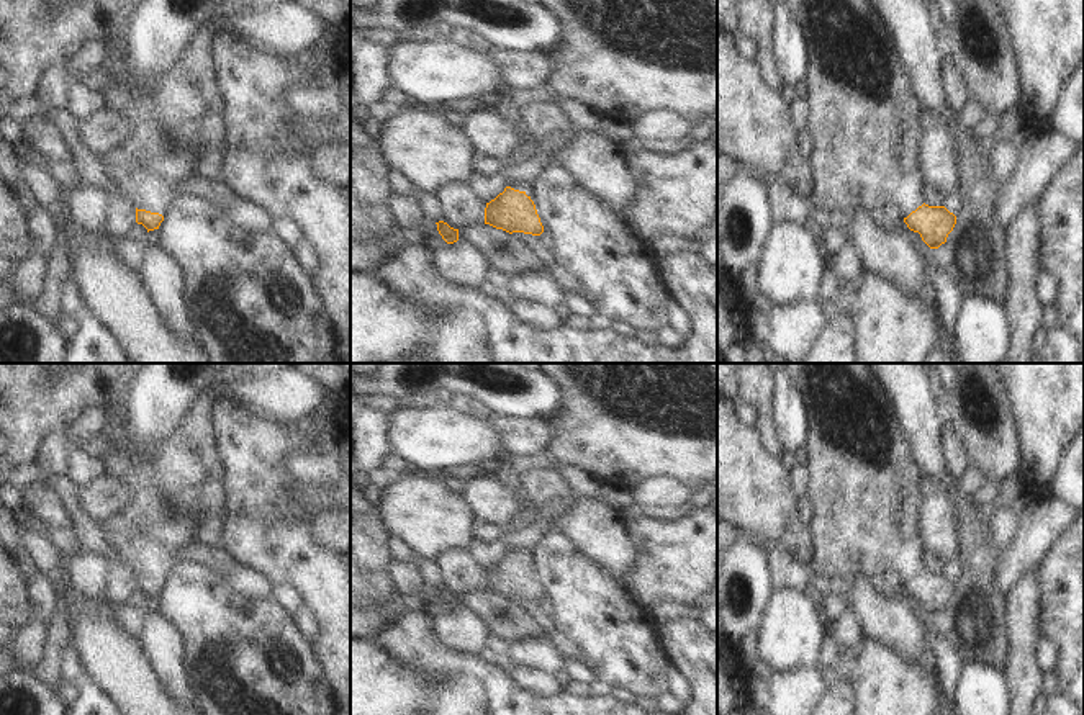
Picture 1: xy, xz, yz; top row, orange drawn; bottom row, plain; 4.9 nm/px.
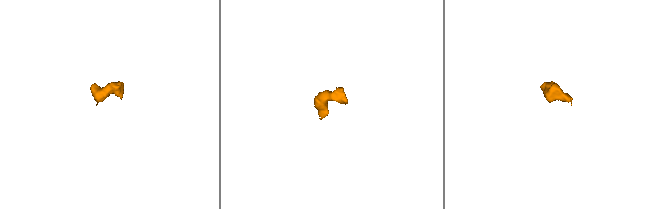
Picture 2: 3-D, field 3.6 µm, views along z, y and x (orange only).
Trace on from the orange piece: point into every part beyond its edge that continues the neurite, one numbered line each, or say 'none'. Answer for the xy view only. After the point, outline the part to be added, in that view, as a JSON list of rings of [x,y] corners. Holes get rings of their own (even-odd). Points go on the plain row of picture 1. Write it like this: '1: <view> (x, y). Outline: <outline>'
1: xy (161, 517). Outline: [[[216,386],[205,389],[187,409],[180,425],[154,452],[139,460],[126,443],[124,414],[105,409],[105,424],[113,427],[113,453],[102,458],[105,473],[121,479],[129,489],[128,504],[113,517],[98,522],[105,543],[115,550],[134,574],[164,581],[175,564],[175,555],[195,540],[203,509],[200,484],[219,461],[213,440],[211,409],[219,399]]]

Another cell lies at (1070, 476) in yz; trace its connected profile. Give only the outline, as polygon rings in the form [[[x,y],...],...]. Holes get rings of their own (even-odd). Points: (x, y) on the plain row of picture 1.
[[[1084,427],[1061,456],[1055,473],[1055,496],[1077,514],[1084,510]]]

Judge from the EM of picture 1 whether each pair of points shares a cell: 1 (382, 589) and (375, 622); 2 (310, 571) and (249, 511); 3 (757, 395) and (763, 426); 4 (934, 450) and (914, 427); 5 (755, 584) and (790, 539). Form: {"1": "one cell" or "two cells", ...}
{"1": "two cells", "2": "one cell", "3": "one cell", "4": "one cell", "5": "two cells"}

